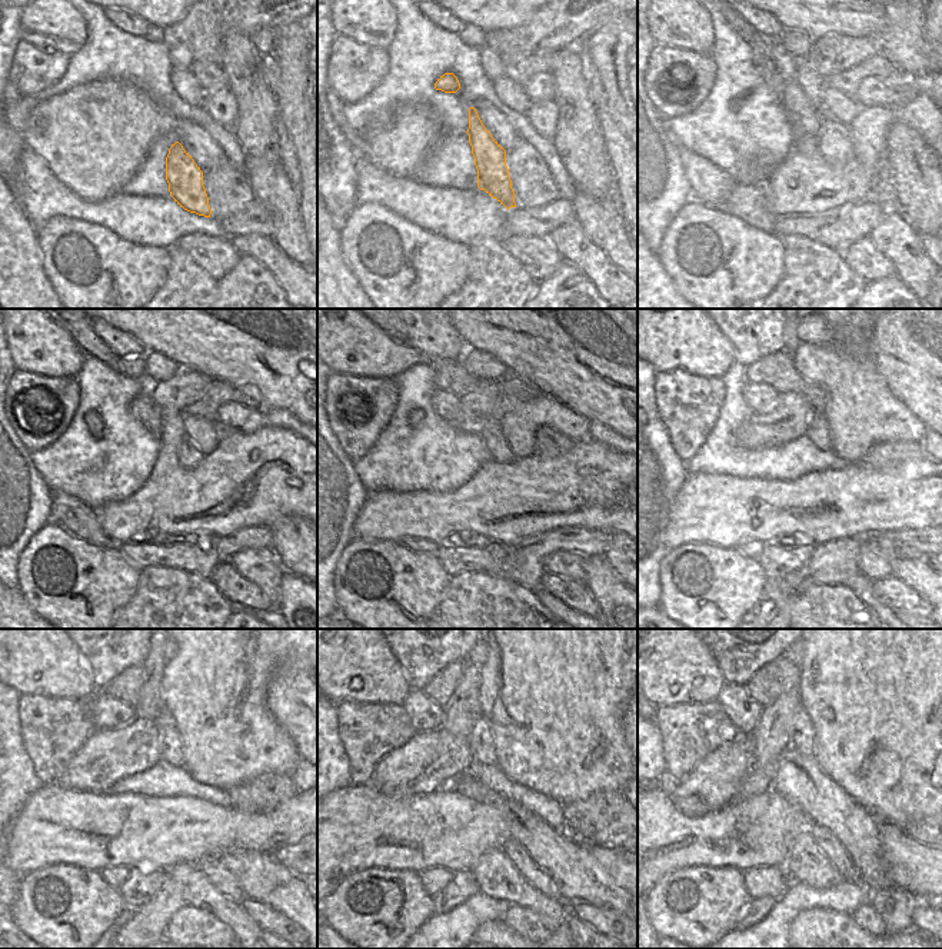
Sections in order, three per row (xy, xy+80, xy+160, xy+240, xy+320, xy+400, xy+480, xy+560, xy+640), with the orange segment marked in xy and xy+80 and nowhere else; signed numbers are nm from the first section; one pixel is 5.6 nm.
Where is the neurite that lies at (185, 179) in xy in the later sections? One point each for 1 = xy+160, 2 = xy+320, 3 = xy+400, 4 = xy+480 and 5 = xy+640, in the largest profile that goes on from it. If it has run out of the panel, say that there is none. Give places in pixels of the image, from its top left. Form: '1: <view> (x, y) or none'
1: xy+160 (759, 46)
2: xy+320 (399, 338)
3: none
4: none
5: none

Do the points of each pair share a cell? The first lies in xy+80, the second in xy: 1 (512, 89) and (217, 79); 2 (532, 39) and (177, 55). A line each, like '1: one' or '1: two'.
1: one
2: two

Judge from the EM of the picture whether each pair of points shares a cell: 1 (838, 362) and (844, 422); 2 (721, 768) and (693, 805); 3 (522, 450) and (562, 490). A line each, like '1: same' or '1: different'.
1: same
2: same
3: different

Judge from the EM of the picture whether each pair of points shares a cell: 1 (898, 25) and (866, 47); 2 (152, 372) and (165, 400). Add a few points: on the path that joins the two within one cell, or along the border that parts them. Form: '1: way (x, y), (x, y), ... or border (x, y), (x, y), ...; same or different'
1: border (842, 35), (869, 36), (878, 52); different
2: border (180, 368), (169, 378), (153, 383); different

